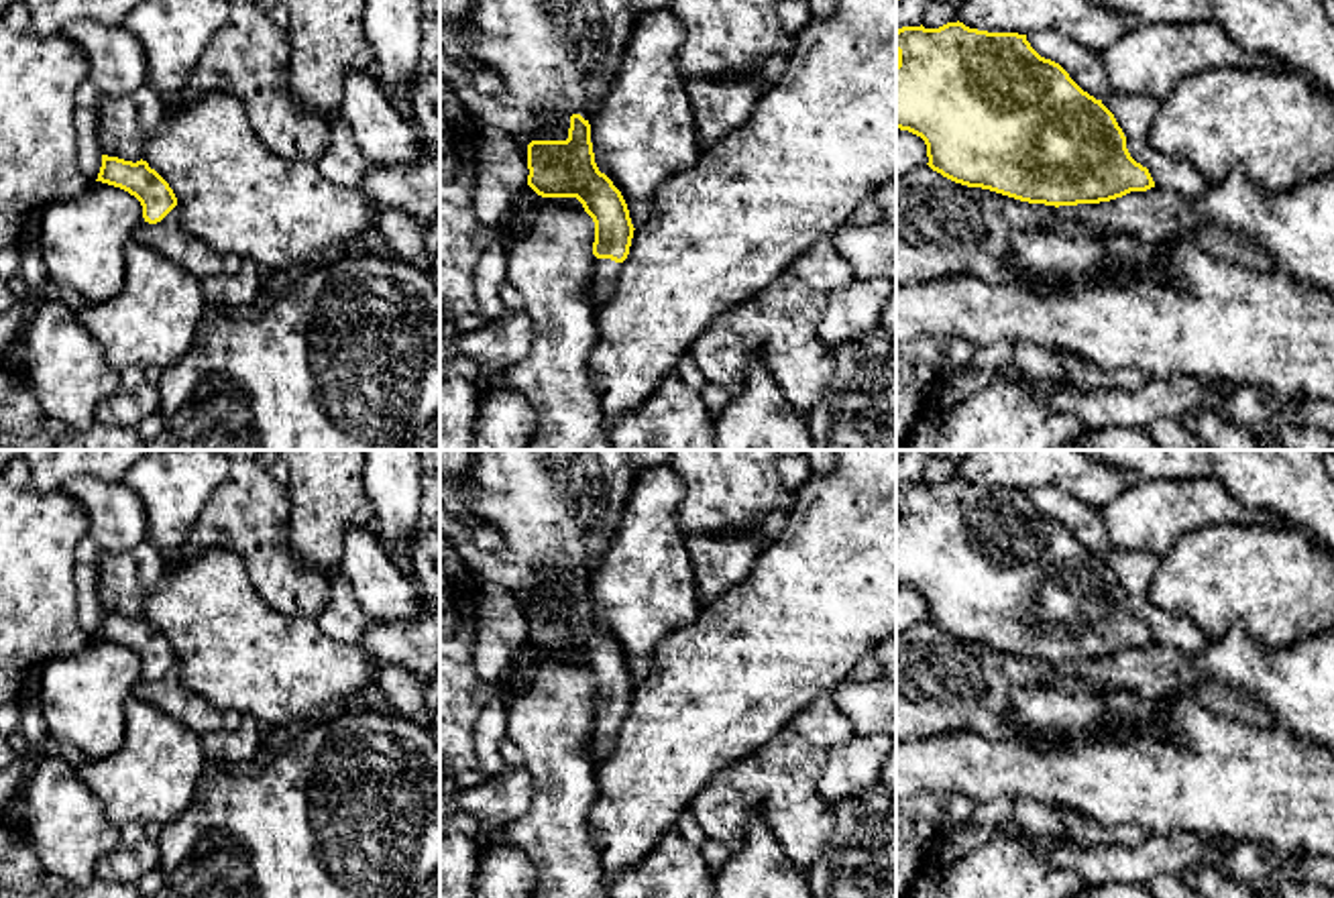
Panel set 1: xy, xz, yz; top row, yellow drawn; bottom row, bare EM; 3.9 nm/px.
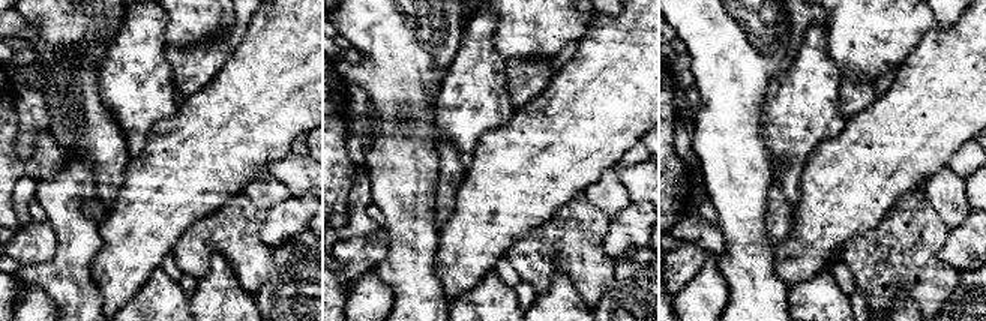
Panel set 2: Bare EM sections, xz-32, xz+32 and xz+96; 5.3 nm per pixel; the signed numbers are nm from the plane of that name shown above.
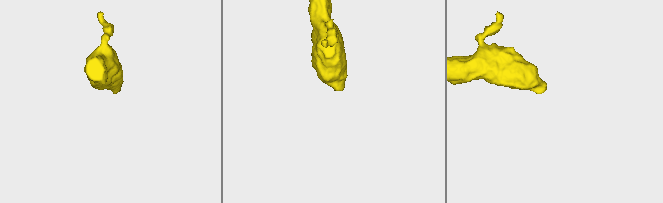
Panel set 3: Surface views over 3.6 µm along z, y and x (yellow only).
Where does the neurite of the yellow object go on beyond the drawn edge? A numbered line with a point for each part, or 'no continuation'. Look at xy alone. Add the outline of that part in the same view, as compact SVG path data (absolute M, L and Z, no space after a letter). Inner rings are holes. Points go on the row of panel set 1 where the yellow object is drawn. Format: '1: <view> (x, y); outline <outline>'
no continuation

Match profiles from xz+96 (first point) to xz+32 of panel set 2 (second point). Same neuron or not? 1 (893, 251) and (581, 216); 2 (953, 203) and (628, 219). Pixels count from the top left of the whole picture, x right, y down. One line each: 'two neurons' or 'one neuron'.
1: one neuron
2: two neurons

